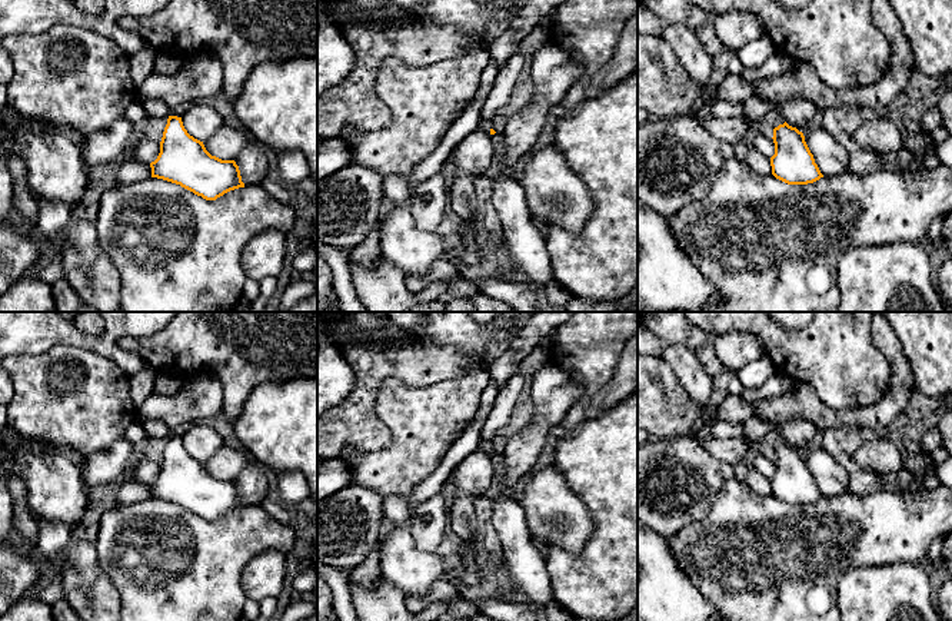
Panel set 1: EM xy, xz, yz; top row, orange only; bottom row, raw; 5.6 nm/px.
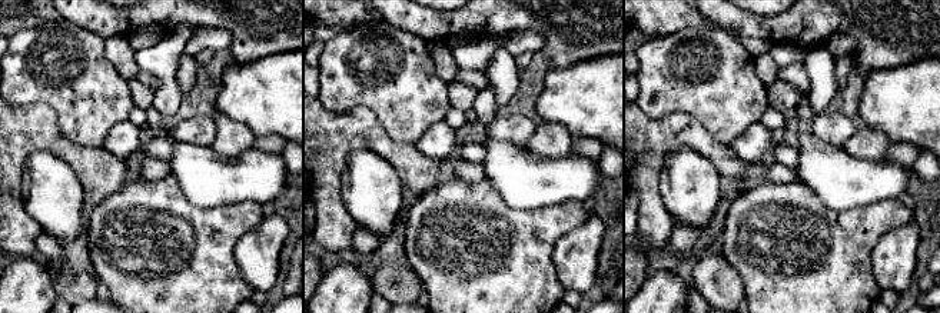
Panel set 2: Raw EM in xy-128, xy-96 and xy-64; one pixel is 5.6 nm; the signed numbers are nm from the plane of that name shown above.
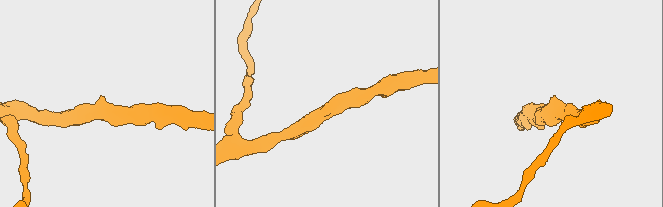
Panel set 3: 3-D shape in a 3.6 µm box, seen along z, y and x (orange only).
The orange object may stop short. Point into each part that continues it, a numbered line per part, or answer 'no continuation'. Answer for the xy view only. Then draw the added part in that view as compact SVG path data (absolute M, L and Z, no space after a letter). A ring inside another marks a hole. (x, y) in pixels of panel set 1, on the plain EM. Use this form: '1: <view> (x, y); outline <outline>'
no continuation

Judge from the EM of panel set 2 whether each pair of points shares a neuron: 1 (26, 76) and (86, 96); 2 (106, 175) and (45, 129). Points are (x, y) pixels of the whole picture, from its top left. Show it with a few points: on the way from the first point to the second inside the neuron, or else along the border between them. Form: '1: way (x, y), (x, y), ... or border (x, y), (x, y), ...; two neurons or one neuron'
1: way (40, 76), (66, 76), (72, 82); one neuron
2: way (90, 163), (67, 152), (60, 145); one neuron

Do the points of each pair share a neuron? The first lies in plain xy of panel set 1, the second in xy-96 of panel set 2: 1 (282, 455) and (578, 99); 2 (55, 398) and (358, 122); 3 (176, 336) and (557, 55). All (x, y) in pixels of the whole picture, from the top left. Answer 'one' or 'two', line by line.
1: one
2: two
3: one

